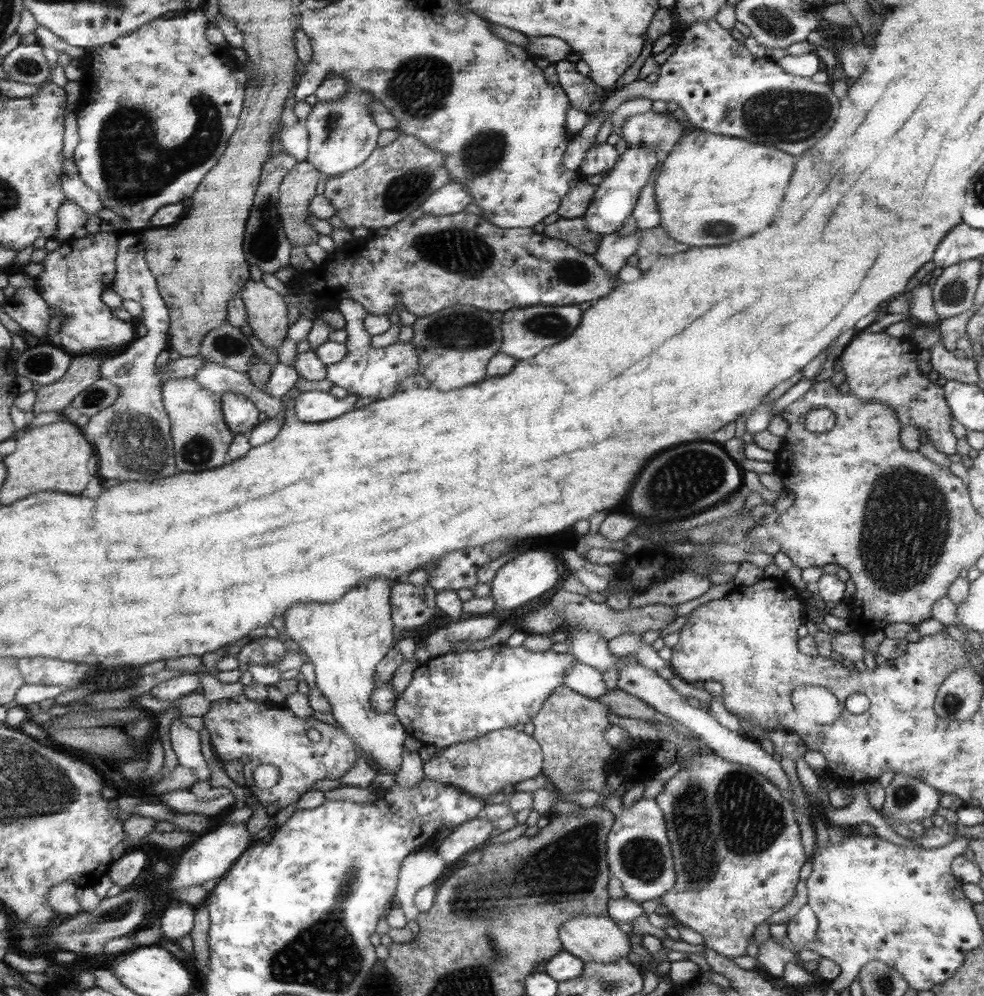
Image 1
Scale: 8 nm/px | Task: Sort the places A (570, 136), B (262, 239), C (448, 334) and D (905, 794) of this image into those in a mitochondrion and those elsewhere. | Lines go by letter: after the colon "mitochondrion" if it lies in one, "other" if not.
A: other
B: mitochondrion
C: mitochondrion
D: mitochondrion

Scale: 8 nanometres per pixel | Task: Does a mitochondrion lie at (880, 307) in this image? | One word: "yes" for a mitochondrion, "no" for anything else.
no

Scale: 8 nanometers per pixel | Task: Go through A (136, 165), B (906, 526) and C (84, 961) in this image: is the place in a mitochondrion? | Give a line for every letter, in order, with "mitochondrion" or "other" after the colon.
A: mitochondrion
B: mitochondrion
C: other

